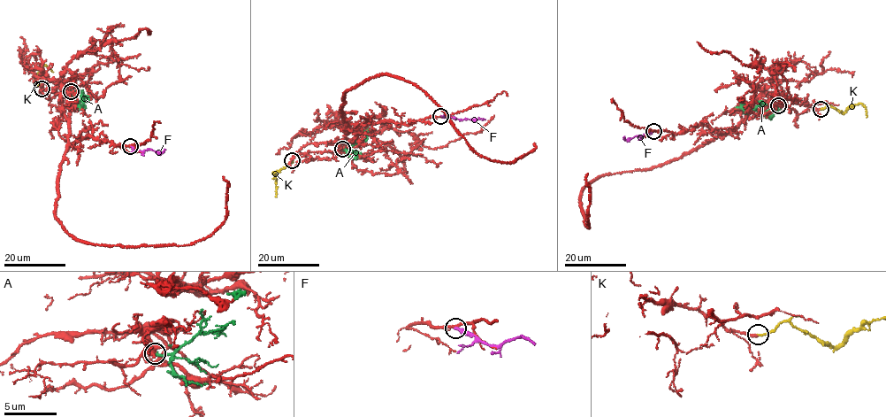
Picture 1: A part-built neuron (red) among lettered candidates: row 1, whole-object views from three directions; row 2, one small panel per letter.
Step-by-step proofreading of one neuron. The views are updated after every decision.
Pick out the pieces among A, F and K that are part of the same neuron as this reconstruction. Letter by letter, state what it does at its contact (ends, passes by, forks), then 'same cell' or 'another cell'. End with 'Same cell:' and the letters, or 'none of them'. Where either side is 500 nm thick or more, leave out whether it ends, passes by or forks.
A: it ends there; another cell
F: it ends there; another cell
K: it ends there; same cell
Same cell: K

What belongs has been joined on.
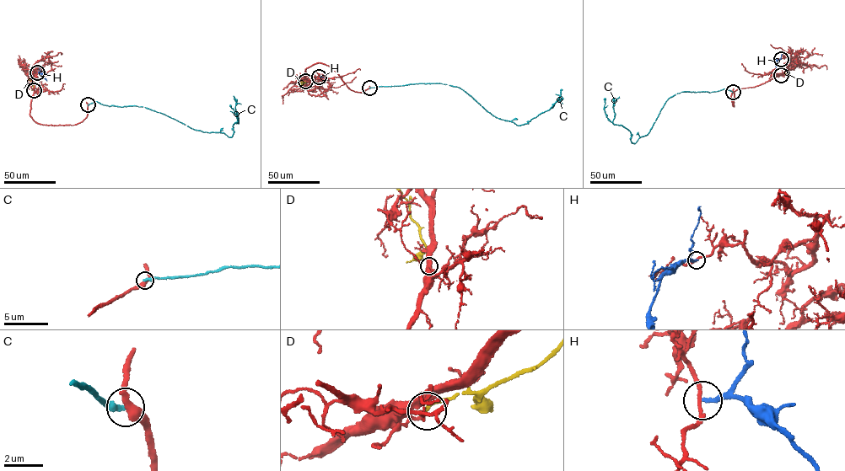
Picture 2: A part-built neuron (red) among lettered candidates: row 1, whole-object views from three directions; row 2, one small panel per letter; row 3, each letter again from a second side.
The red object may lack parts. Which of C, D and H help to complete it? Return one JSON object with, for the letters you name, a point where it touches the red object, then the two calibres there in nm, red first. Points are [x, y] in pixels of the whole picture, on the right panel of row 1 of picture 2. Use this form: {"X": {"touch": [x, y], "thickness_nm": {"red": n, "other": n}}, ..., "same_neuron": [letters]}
{"same_neuron": []}

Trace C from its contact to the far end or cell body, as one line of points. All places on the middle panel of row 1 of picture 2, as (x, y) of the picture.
C: (369, 88), (419, 83), (456, 87), (493, 115), (519, 125), (552, 108), (558, 99)

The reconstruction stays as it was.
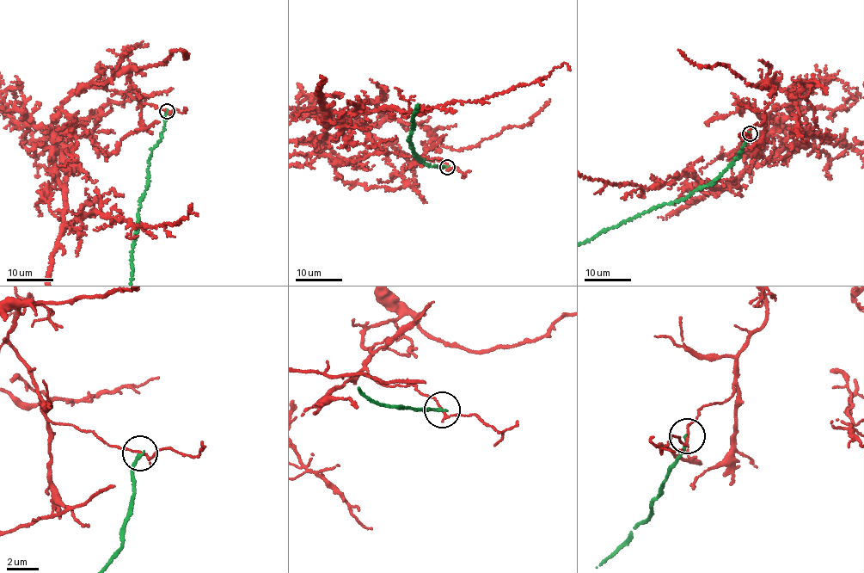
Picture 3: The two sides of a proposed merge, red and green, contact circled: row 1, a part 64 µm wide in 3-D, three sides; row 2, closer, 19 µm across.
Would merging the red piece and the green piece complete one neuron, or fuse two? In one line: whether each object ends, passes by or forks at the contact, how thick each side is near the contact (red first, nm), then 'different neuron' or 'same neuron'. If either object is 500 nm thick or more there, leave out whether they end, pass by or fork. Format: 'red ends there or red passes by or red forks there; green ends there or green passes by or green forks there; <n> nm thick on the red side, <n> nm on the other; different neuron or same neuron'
red passes by; green ends there; 120 nm thick on the red side, 180 nm on the other; different neuron

